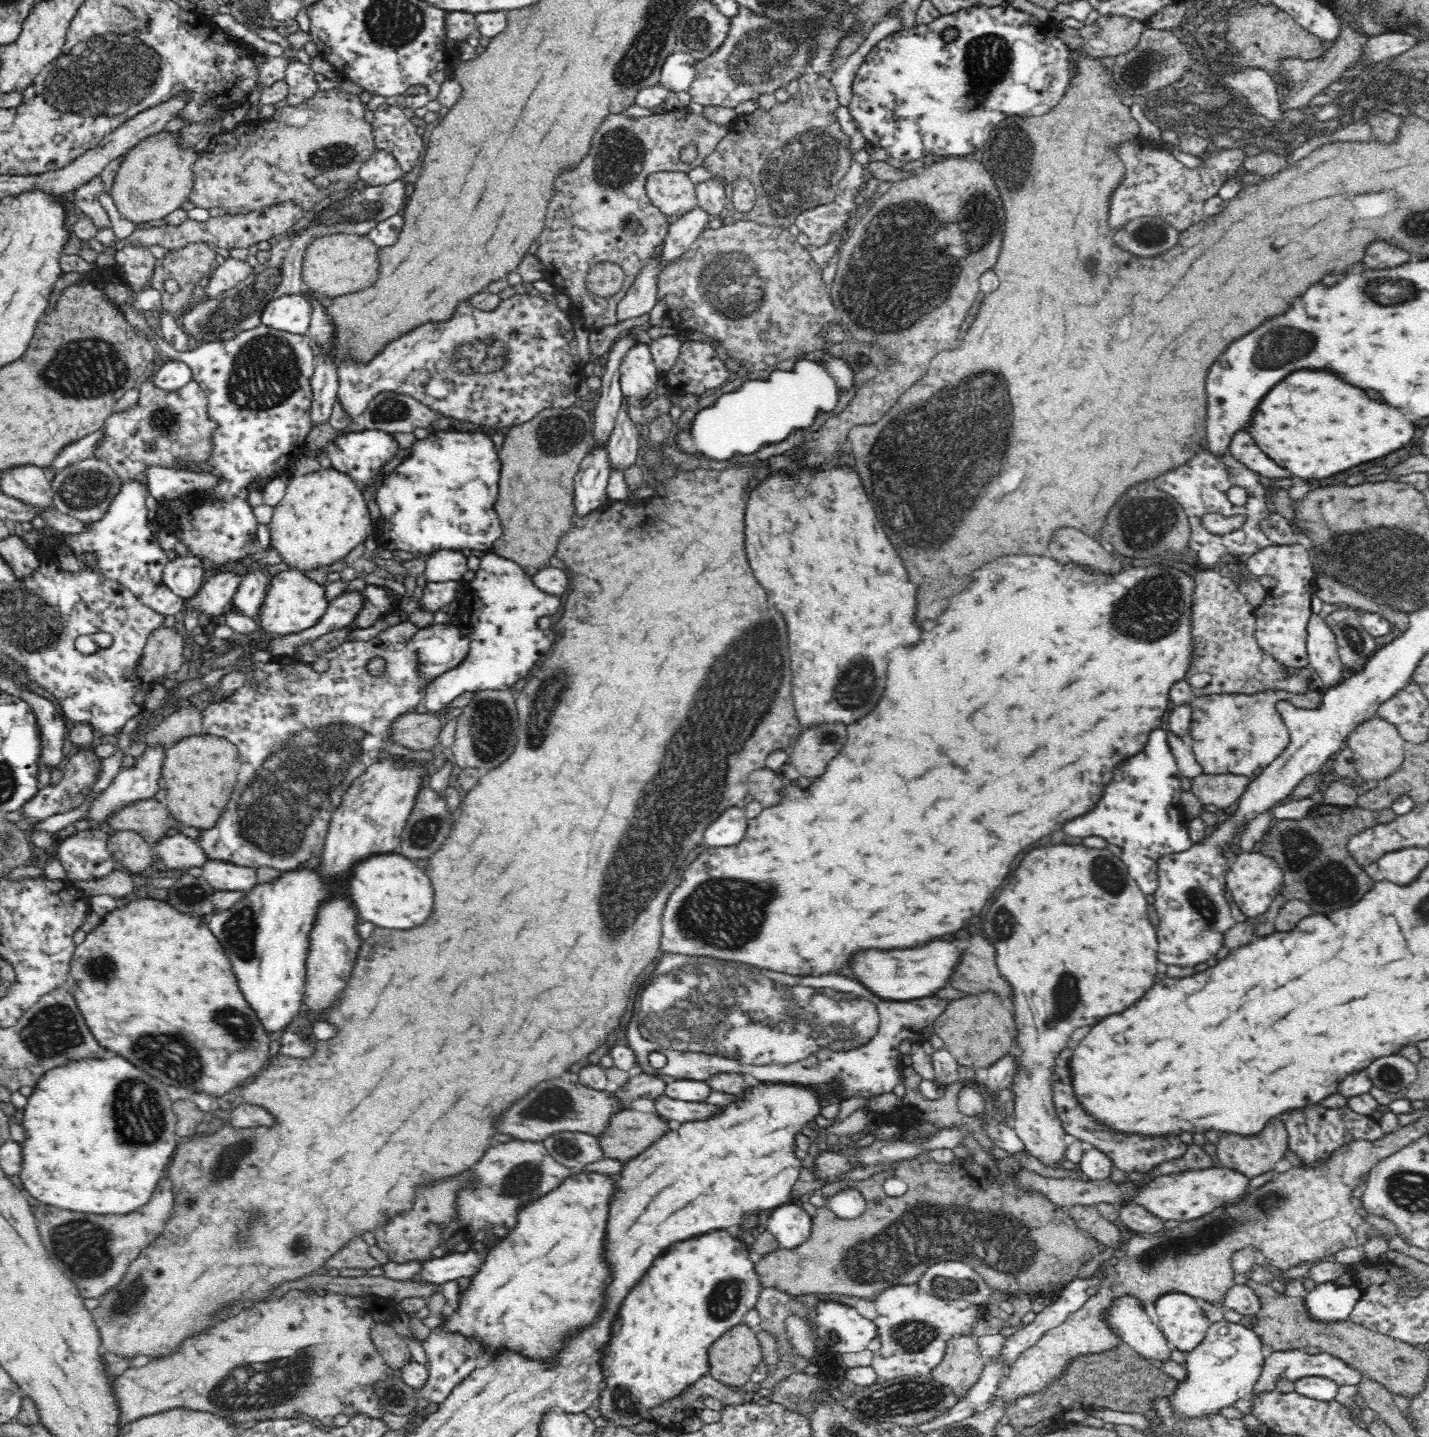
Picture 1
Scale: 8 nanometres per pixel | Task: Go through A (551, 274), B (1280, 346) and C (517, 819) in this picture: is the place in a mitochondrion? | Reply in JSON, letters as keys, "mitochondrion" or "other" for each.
{"A":"other","B":"mitochondrion","C":"other"}

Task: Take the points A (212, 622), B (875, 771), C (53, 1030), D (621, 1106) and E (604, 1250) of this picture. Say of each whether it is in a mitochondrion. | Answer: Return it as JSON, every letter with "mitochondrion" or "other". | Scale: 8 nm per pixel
{"A":"other","B":"other","C":"mitochondrion","D":"other","E":"other"}

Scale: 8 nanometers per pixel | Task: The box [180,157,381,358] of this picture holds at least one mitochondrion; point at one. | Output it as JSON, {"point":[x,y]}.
{"point":[231,311]}

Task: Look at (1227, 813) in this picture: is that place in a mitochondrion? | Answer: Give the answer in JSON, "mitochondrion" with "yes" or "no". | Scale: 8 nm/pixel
{"mitochondrion":"no"}

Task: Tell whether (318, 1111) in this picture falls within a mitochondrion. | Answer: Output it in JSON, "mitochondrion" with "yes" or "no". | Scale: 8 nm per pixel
{"mitochondrion":"no"}

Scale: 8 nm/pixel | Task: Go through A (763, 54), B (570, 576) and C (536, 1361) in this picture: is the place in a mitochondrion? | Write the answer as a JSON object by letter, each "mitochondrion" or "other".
{"A":"mitochondrion","B":"other","C":"other"}

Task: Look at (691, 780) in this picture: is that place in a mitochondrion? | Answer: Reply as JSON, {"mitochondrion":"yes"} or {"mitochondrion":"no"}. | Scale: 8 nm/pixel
{"mitochondrion":"yes"}

